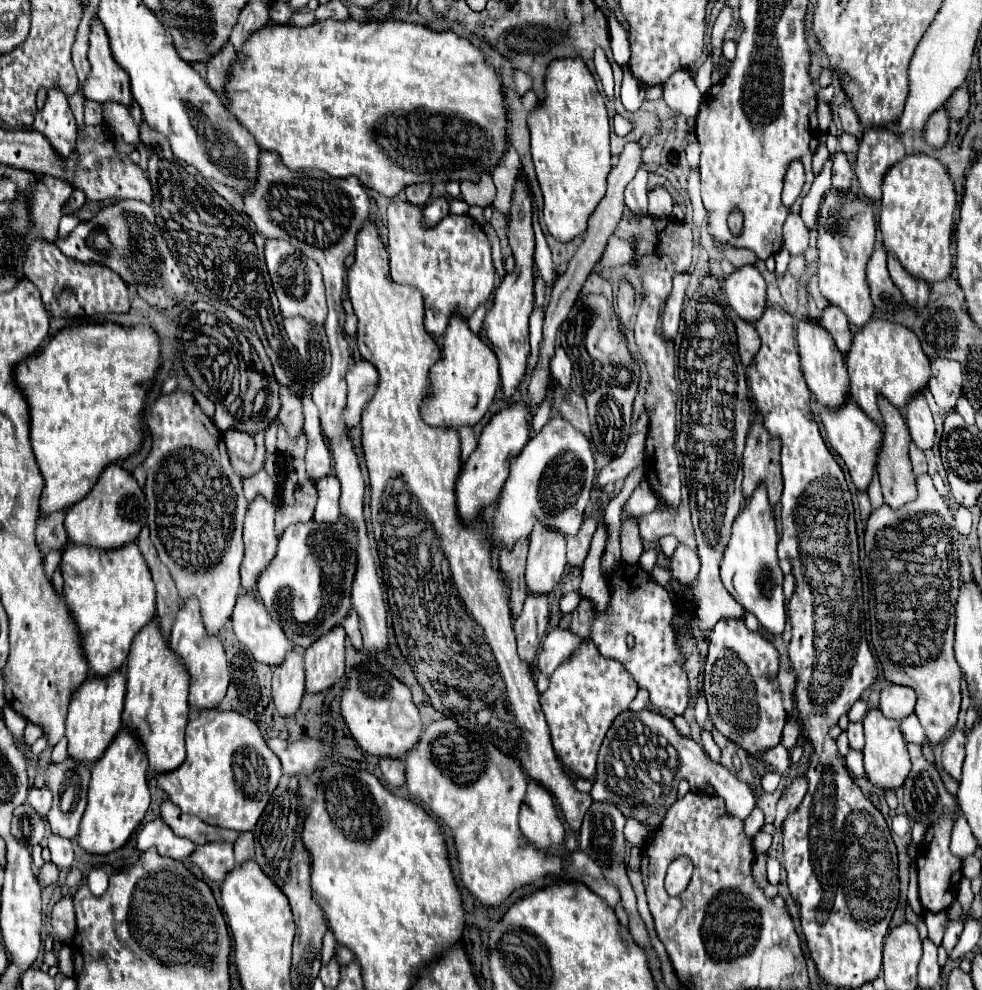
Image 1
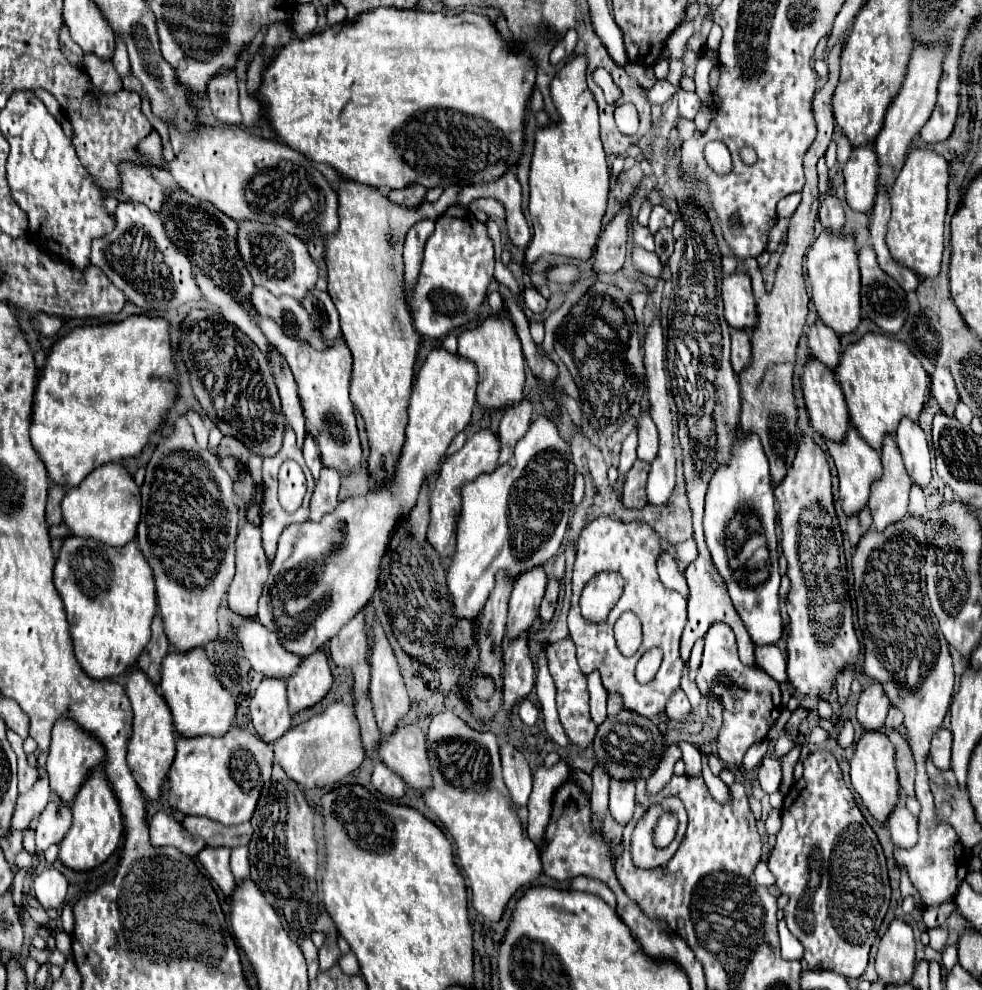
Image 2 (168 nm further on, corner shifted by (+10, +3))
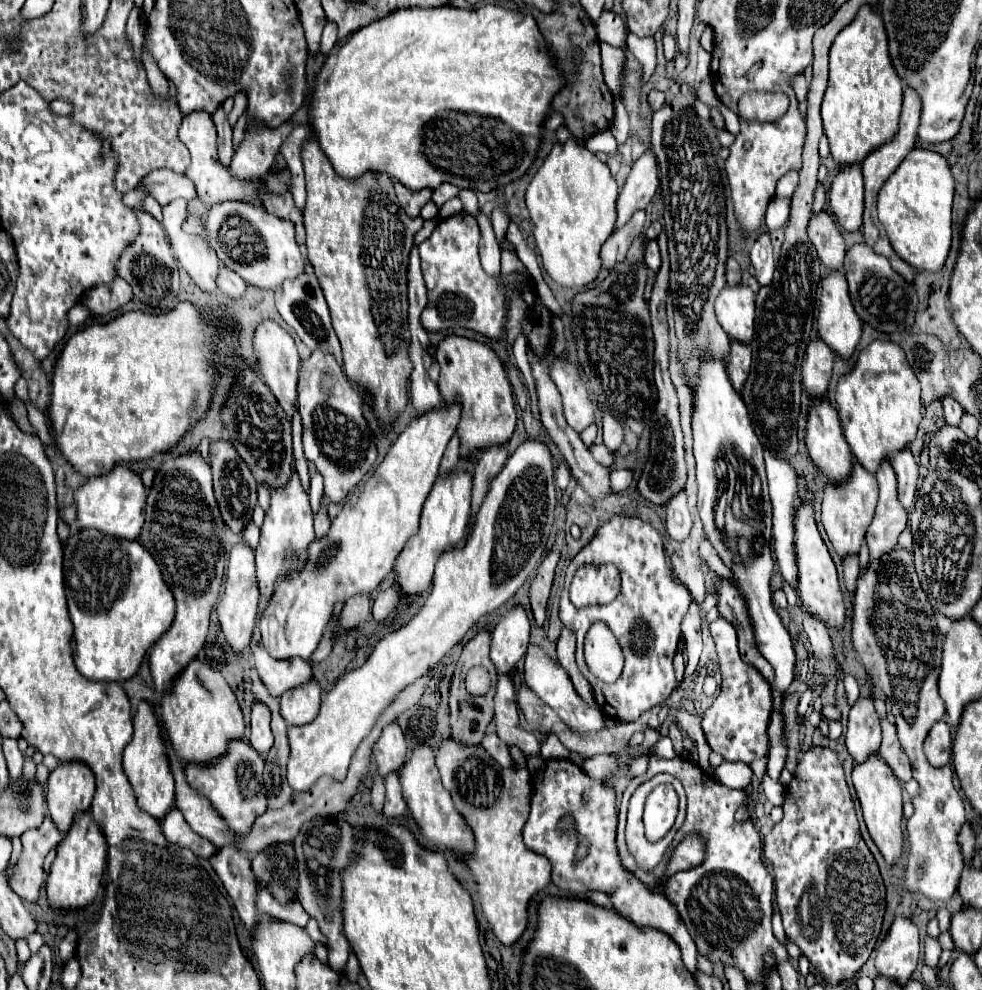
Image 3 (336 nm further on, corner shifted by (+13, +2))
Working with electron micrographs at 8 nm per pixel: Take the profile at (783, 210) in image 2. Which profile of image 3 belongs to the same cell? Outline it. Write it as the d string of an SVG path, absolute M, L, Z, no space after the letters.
M793 171L789 177L785 175L783 179L781 179L781 183L777 183L777 197L781 197L781 199L791 199L793 197L793 193L795 193L795 189L797 189L797 181L799 181L799 175Z

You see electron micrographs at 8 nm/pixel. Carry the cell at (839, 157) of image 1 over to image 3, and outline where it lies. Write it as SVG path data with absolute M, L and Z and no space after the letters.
M821 211L811 217L807 233L811 237L811 243L815 245L821 263L827 269L843 269L845 259L845 239L841 235L839 225L835 223L833 215L827 211Z

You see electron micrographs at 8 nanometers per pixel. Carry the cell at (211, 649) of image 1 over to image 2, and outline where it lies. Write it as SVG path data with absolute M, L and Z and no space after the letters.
M194 648L184 654L168 652L162 664L160 688L174 716L176 732L184 738L204 736L204 734L222 736L232 728L232 724L236 724L236 700L232 698L230 690L226 690L216 678L214 664L208 660L202 648Z

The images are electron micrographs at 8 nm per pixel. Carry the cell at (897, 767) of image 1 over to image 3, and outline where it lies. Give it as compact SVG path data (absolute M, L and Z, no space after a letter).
M871 755L865 763L857 763L851 773L851 781L855 785L857 797L861 801L863 817L867 823L867 829L883 853L885 861L889 865L897 863L901 853L903 853L903 831L901 831L901 817L903 817L903 807L901 807L901 787L899 779L893 775L891 767L883 763L879 755Z

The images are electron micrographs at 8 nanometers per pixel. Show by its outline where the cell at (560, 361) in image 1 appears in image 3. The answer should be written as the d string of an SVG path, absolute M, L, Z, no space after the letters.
M593 443L593 445L589 445L589 453L593 455L593 459L597 459L601 465L605 465L605 467L609 467L611 463L613 463L613 453L605 447L605 445L601 445L601 443Z

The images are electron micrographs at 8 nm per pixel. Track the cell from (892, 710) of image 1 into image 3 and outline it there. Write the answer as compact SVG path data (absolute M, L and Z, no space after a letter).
M859 697L851 707L845 743L857 763L863 763L871 753L877 753L881 743L881 727L879 715L873 707L873 697Z

